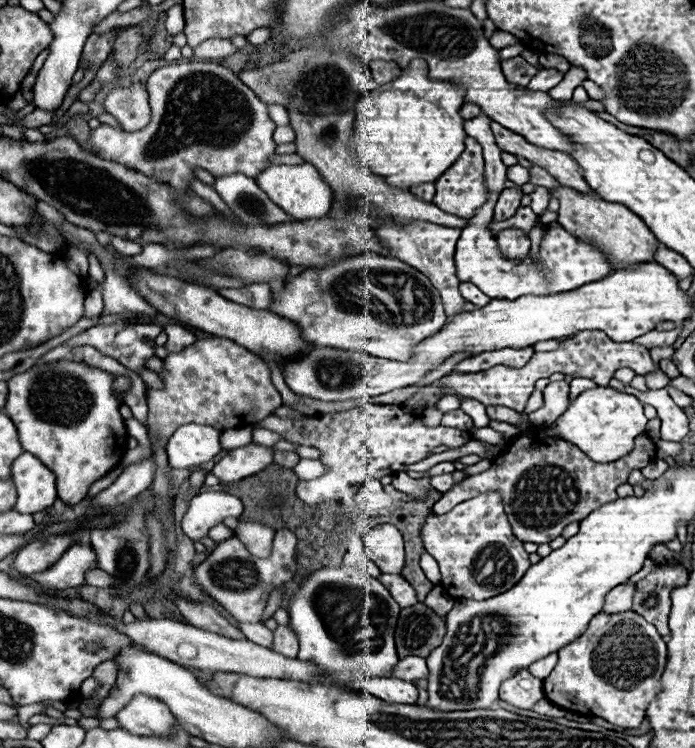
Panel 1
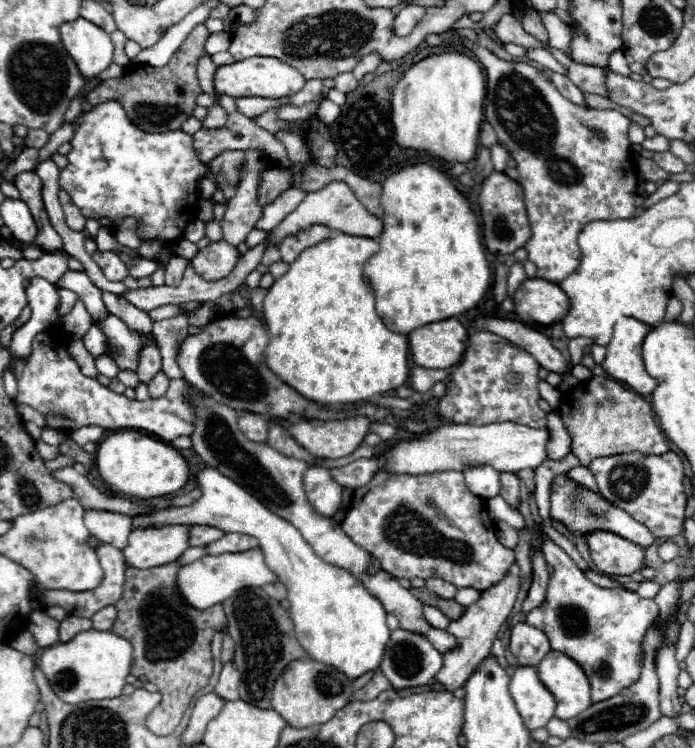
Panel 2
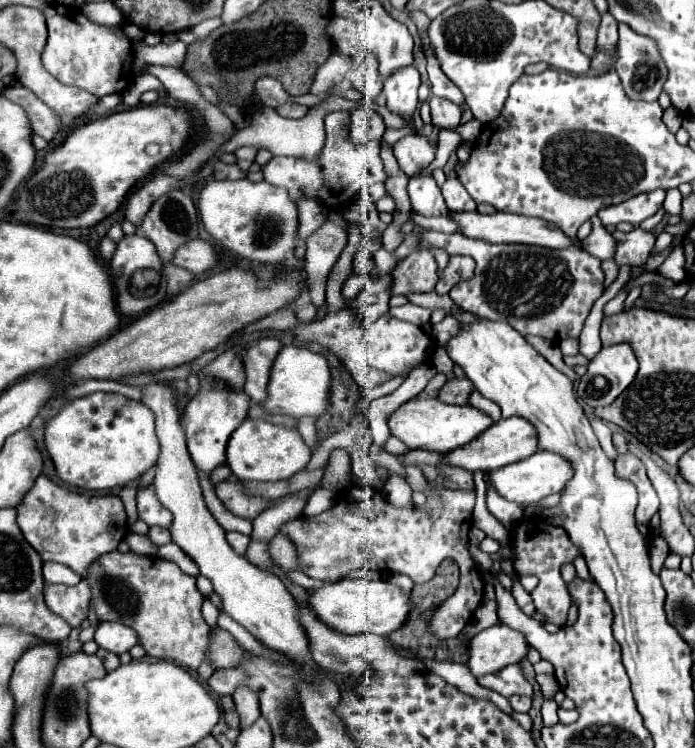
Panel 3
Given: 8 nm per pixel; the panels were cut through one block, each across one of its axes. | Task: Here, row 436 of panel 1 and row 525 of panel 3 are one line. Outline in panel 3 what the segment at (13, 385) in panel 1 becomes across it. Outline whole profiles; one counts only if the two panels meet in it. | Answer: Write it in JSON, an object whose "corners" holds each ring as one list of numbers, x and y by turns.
{"corners":[[38,476,34,488,26,494,18,510,18,526,32,548,44,562,60,562,76,574,84,574,100,554,118,548,126,536,126,512,118,496,88,496,54,484,46,476]]}

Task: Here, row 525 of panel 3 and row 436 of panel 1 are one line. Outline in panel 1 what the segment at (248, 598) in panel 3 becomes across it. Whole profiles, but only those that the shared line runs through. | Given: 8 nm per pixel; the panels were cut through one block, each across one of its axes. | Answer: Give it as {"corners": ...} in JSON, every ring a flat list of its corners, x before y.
{"corners":[[184,424,168,440,168,464,176,470,200,466,212,460,220,446,220,430,202,424]]}

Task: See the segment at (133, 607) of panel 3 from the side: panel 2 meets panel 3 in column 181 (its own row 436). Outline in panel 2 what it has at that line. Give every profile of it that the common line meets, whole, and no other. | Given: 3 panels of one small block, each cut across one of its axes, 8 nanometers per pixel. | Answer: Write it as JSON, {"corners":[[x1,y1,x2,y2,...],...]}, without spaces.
{"corners":[[594,376,590,382,576,384,562,396,556,412,572,438,572,454,582,466,588,466,594,458,624,452,642,452,646,456,668,452,668,438,658,428,652,406,608,376]]}

